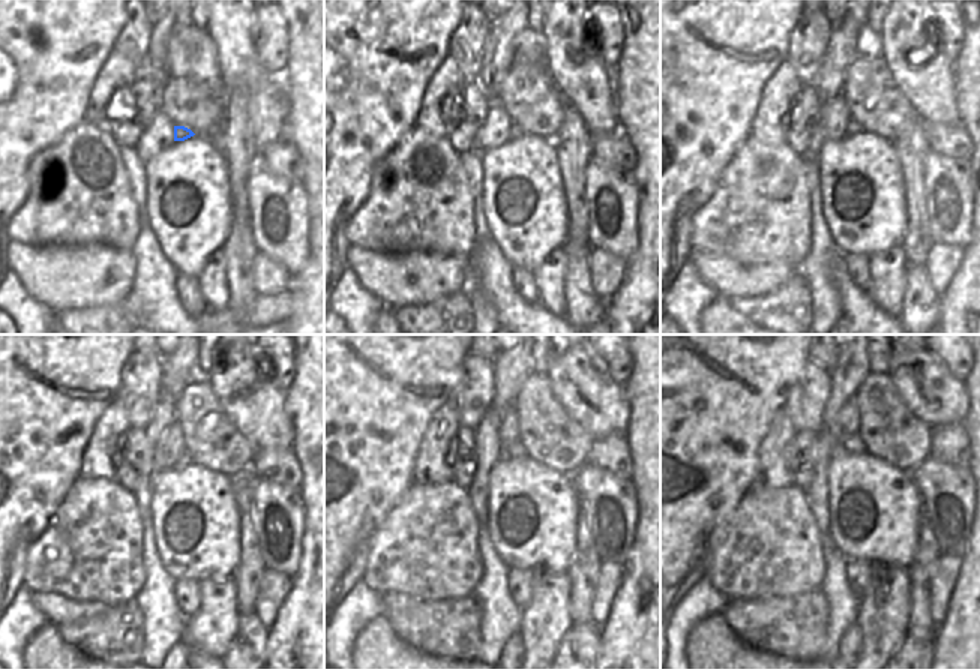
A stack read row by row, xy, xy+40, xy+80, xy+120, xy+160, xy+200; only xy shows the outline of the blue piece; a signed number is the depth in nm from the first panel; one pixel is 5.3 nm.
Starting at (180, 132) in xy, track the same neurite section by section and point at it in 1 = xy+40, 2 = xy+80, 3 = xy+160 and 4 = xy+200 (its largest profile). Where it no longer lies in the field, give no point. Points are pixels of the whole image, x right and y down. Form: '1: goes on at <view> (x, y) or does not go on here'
1: goes on at xy+40 (517, 131)
2: goes on at xy+80 (853, 128)
3: goes on at xy+160 (515, 450)
4: goes on at xy+200 (848, 443)

